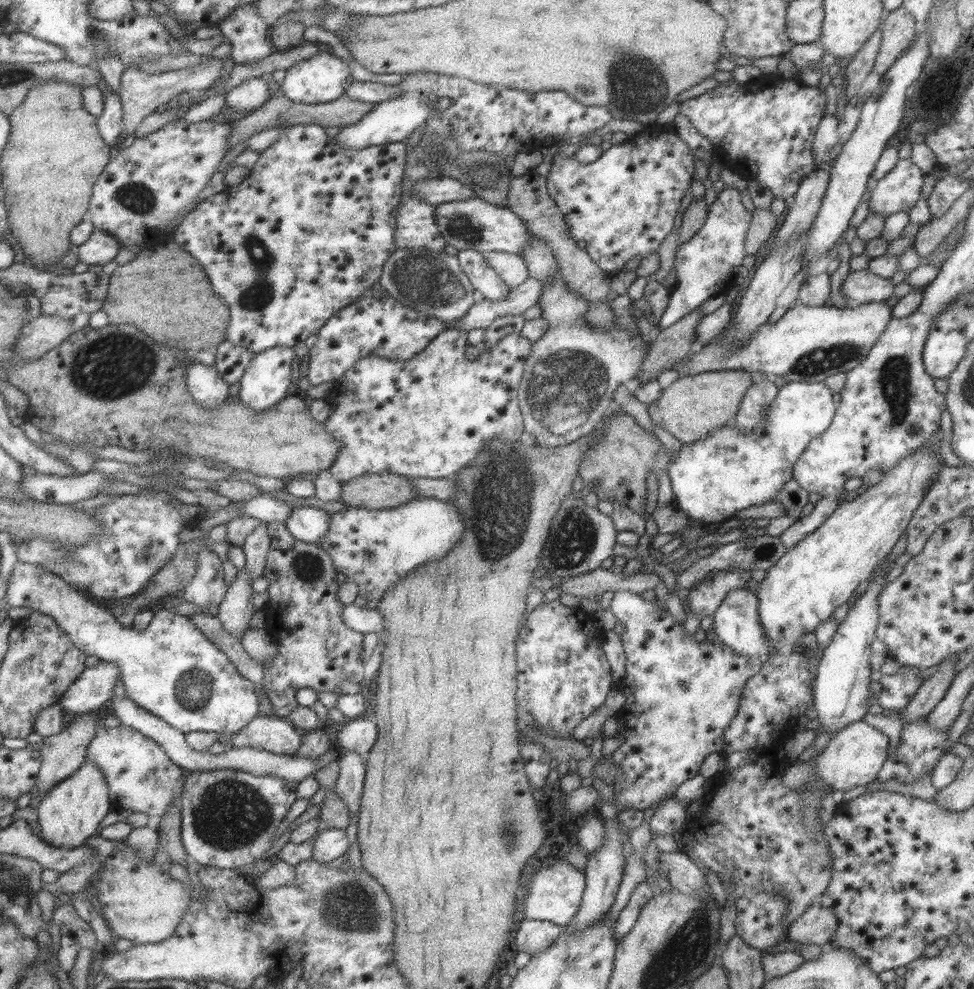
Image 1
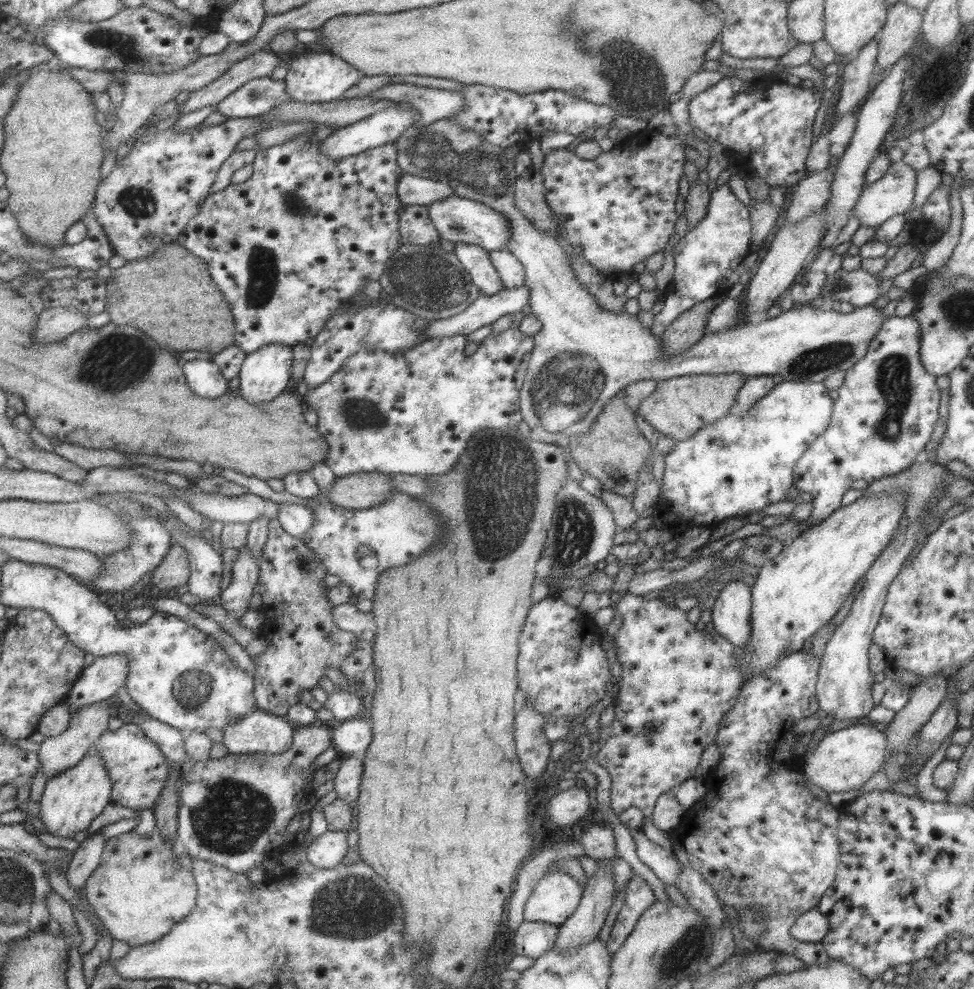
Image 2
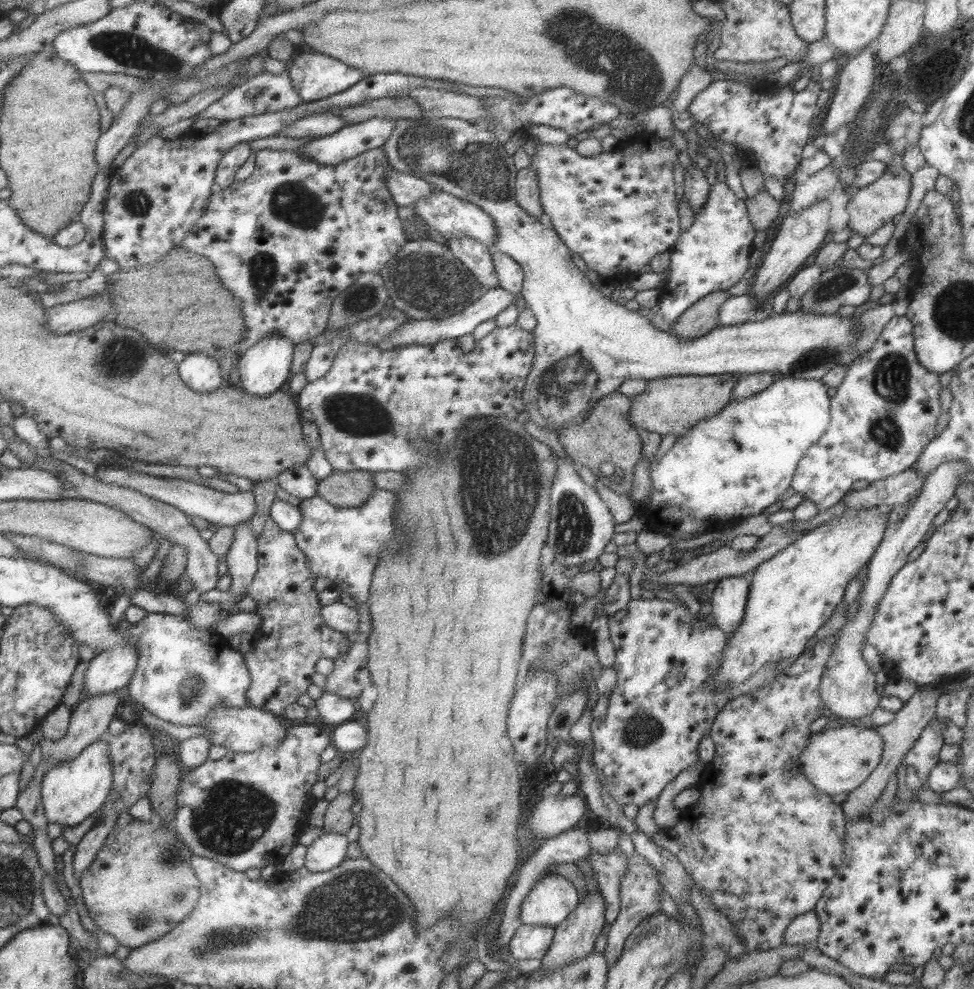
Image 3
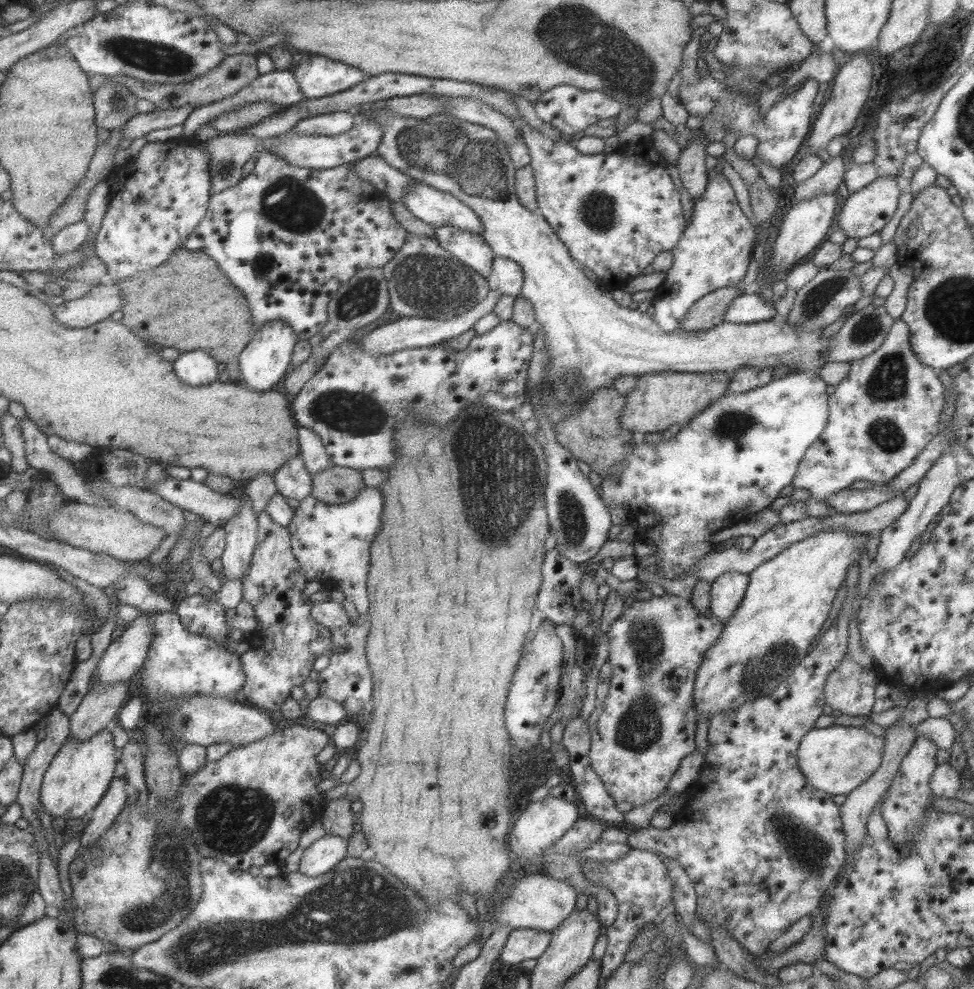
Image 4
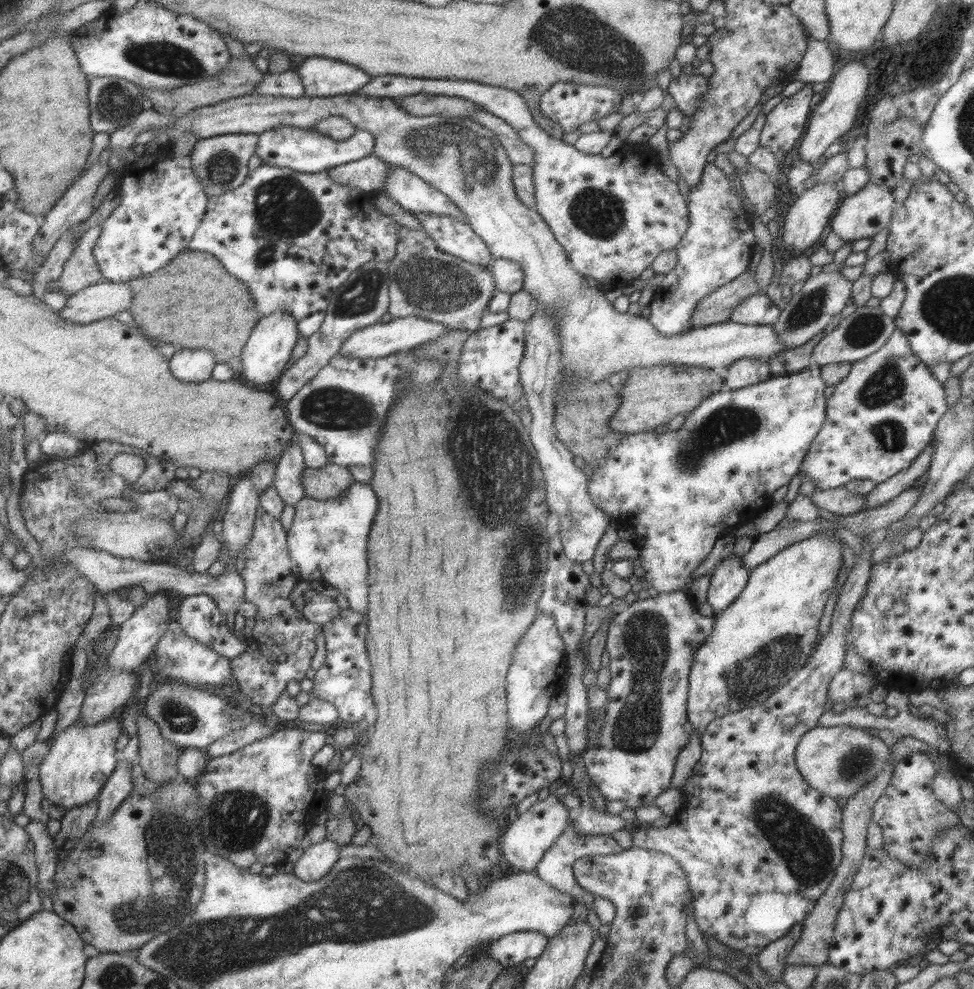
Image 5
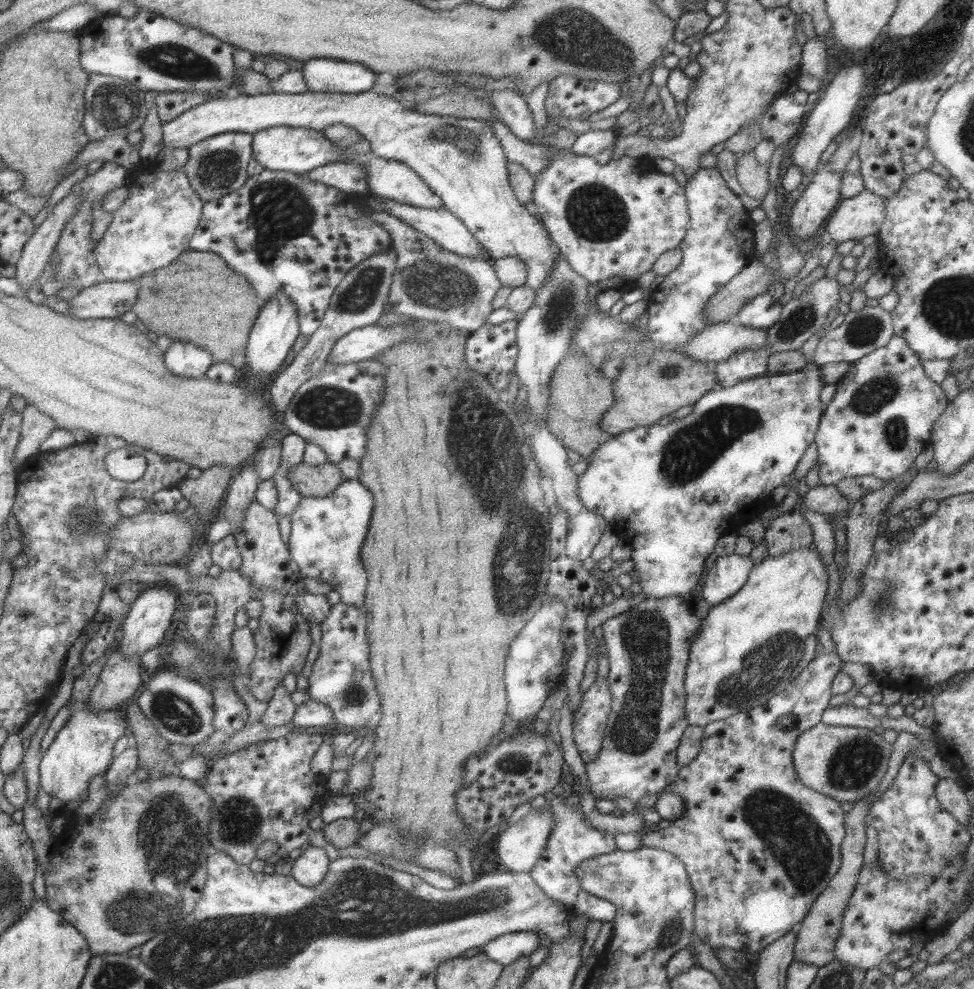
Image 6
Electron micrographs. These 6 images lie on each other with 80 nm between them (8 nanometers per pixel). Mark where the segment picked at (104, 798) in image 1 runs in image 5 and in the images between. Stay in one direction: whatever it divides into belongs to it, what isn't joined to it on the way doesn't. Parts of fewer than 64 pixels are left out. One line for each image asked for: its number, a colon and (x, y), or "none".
2: (70, 799)
3: (71, 790)
4: (78, 774)
5: (80, 758)

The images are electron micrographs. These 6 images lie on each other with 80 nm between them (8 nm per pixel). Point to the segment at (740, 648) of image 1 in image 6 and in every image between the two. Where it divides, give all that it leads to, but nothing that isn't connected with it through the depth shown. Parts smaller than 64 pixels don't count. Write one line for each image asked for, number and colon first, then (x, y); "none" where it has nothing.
2: (731, 609)
3: (728, 598)
4: (726, 590)
5: (728, 578)
6: (728, 573)

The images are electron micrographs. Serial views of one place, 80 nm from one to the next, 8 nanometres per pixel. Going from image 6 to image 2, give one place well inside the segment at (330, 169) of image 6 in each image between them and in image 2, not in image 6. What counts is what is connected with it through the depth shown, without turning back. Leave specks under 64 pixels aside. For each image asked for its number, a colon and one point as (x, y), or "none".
2: (410, 189)
3: (403, 188)
4: (371, 169)
5: (367, 174)

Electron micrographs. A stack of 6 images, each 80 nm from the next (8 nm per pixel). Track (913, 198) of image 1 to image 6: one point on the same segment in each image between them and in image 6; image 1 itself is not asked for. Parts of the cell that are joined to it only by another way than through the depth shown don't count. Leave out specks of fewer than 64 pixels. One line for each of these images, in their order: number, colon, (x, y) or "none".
2: (891, 194)
3: (869, 208)
4: (865, 211)
5: (861, 215)
6: (853, 218)

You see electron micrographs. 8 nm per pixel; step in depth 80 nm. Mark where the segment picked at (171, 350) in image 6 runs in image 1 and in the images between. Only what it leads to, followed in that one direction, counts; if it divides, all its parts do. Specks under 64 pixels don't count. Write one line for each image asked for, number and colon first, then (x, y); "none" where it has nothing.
1: (205, 385)
2: (203, 377)
3: (201, 373)
4: (196, 368)
5: (188, 365)

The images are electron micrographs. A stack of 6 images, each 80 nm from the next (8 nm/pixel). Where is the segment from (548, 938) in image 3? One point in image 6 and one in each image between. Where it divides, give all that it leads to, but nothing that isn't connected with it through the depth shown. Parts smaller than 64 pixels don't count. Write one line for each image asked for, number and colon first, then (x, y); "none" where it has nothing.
4: (520, 944)
5: (510, 950)
6: (504, 949)

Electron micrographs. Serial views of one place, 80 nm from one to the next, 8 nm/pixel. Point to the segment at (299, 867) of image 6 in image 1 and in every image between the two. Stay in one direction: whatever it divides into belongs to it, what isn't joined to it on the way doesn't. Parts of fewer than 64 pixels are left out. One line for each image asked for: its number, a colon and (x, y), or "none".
1: (332, 843)
2: (328, 849)
3: (329, 849)
4: (322, 855)
5: (316, 860)

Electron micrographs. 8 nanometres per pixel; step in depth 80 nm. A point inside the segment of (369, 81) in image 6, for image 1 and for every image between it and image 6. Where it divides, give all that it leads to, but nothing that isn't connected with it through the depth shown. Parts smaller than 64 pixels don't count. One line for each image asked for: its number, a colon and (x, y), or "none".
1: (323, 77)
2: (311, 77)
3: (314, 76)
4: (317, 76)
5: (321, 76)

